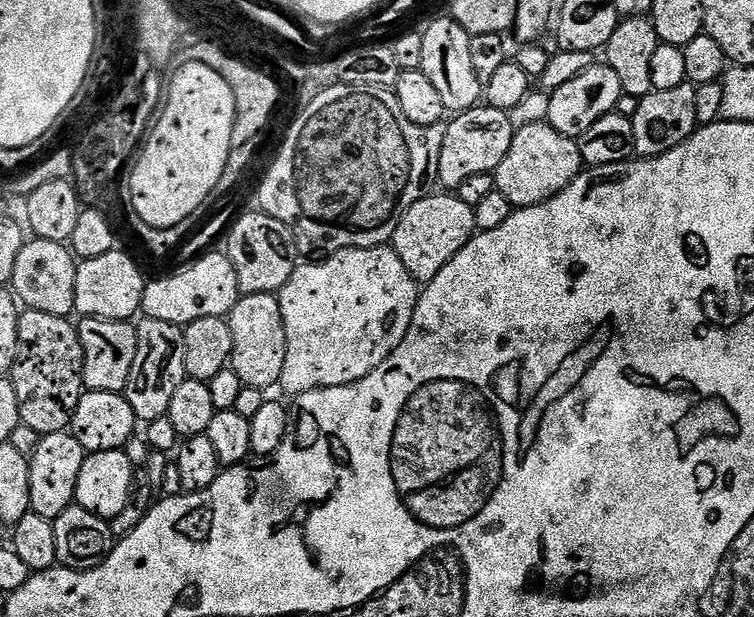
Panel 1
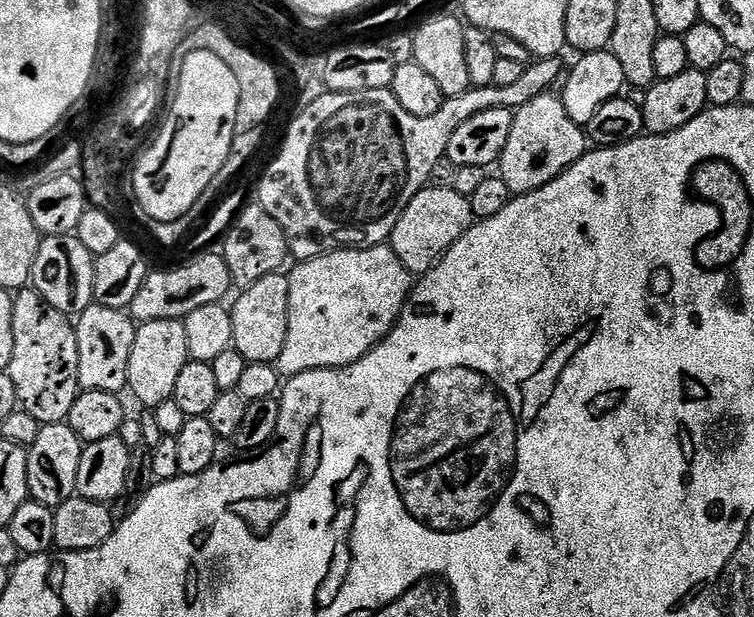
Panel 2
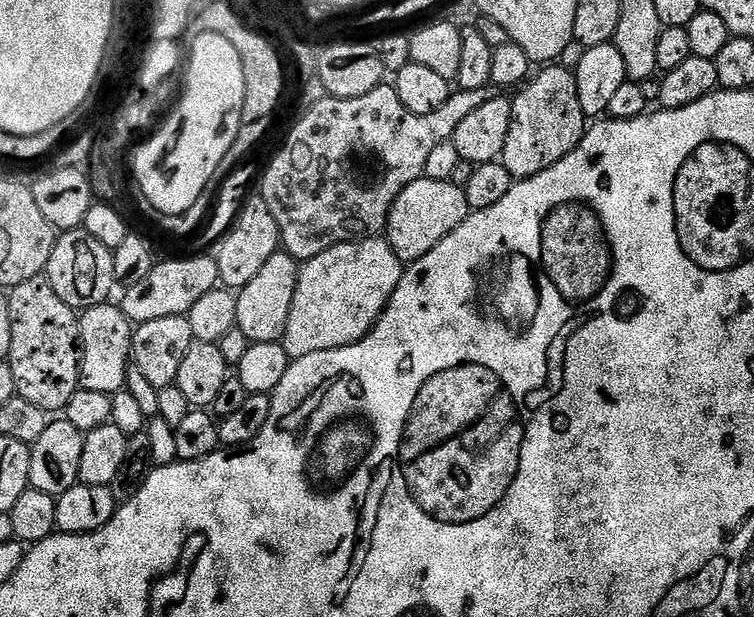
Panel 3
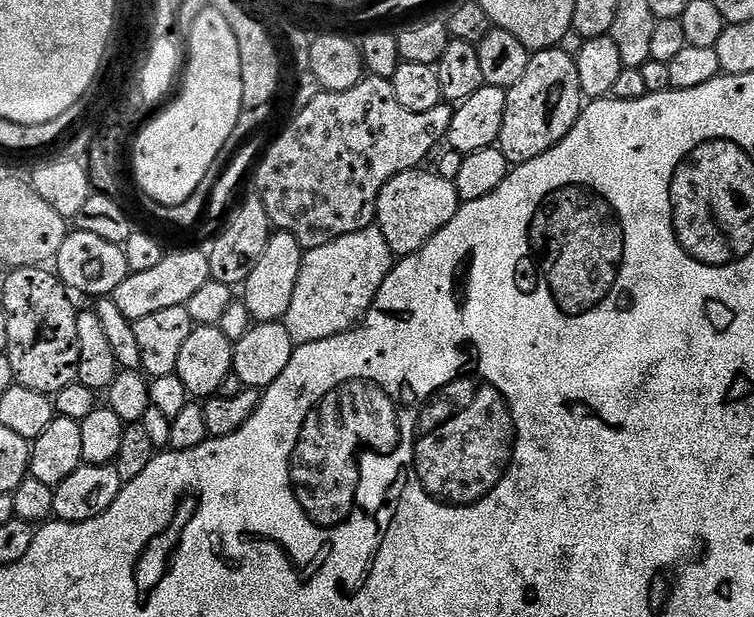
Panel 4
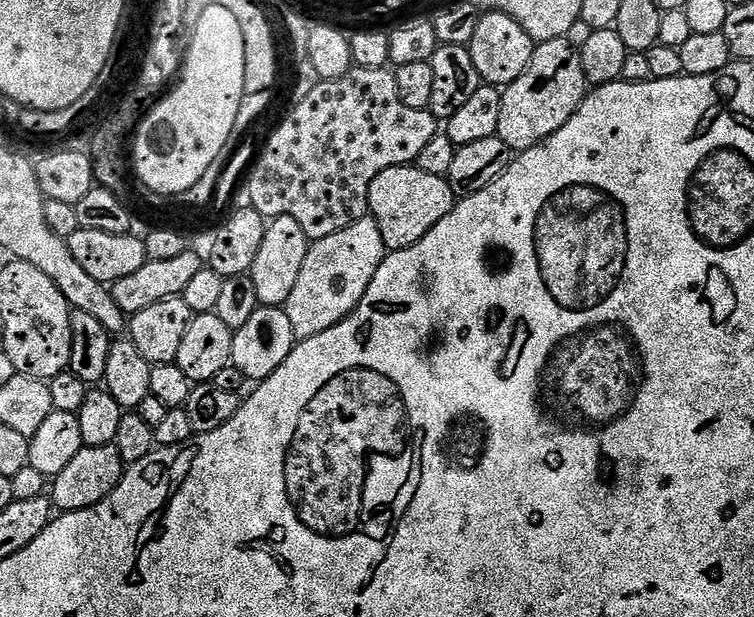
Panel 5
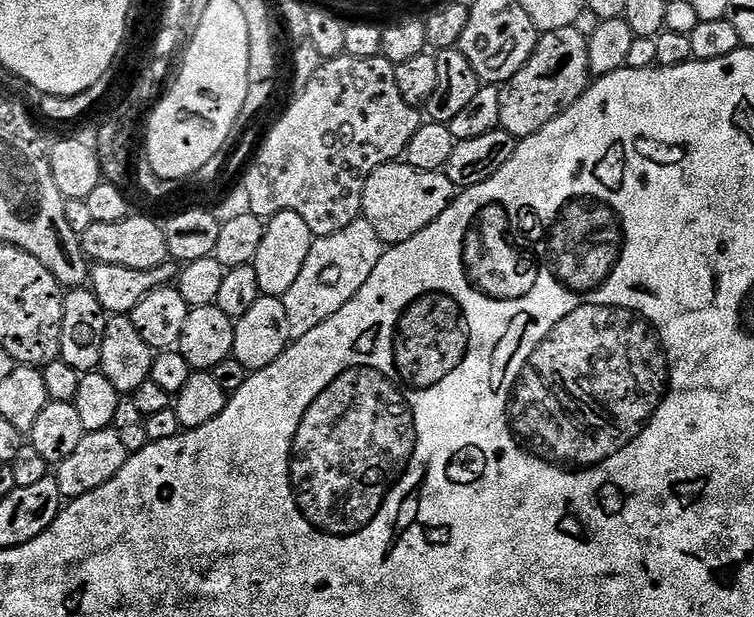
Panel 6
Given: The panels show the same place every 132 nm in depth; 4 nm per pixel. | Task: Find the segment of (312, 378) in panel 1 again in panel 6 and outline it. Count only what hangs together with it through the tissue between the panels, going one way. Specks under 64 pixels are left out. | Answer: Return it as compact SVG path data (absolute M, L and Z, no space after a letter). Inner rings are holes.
M363 218L346 226L346 230L338 230L338 234L313 239L312 249L298 273L298 279L282 297L291 339L297 340L310 334L314 326L322 326L326 318L338 314L338 310L342 310L342 306L346 306L346 302L350 302L350 298L366 286L366 278L374 274L374 266L378 266L385 251L385 244L378 234L374 234L374 226Z

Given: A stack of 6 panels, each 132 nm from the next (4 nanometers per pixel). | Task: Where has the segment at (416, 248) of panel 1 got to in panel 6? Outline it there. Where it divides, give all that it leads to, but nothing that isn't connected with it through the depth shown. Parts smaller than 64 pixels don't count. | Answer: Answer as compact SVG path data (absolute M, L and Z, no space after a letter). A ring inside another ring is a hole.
M403 162L383 164L378 166L378 170L374 170L374 174L370 174L370 178L366 178L366 190L362 194L362 206L364 207L362 216L370 222L370 226L374 226L374 234L378 234L378 238L385 246L401 244L414 238L414 234L426 230L430 222L438 219L452 205L457 195L458 189L450 182L447 171L414 170L414 166Z

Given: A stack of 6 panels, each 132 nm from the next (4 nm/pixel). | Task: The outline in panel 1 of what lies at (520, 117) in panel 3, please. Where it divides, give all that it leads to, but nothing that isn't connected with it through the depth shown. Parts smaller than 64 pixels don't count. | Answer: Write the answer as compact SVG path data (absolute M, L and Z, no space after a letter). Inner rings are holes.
M546 122L522 126L516 129L506 158L496 167L496 191L506 194L513 209L538 206L566 190L584 167L579 143L573 137L560 134Z

